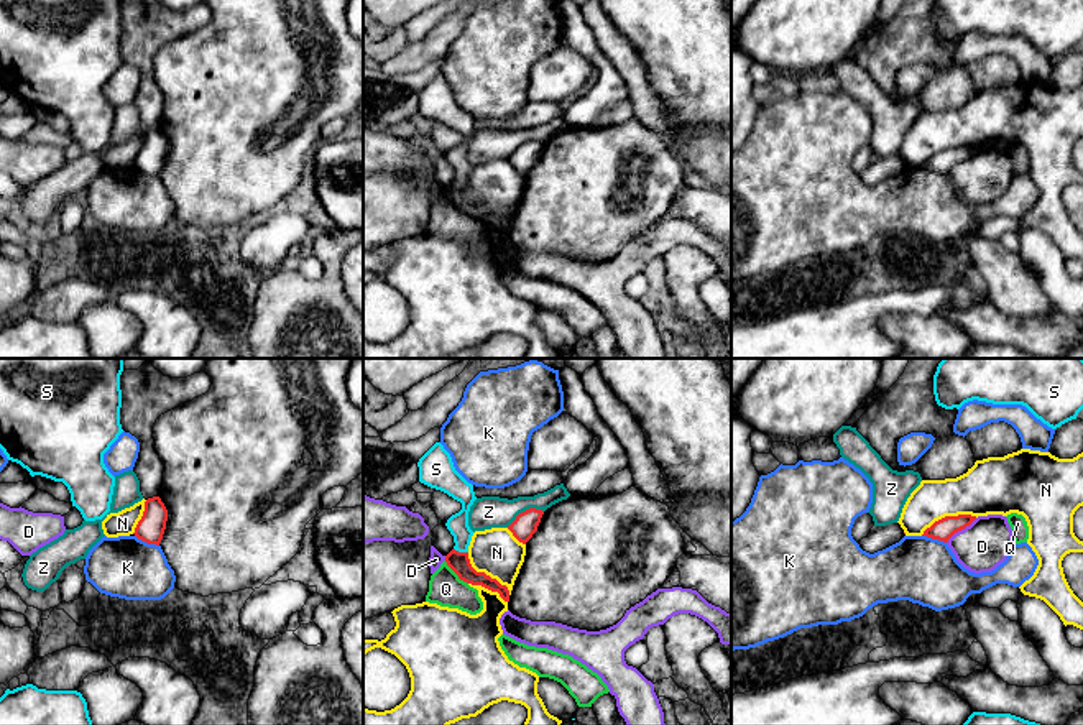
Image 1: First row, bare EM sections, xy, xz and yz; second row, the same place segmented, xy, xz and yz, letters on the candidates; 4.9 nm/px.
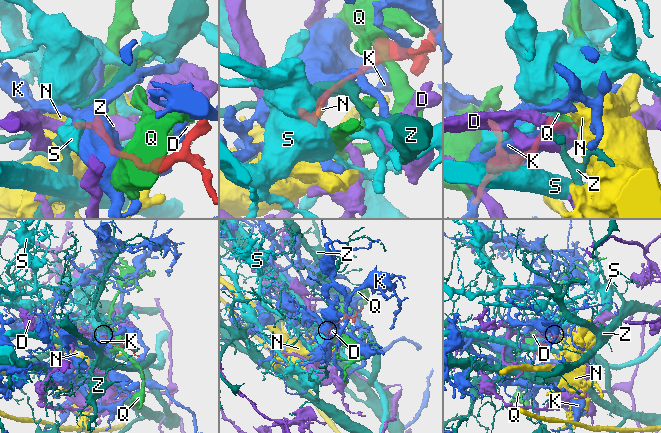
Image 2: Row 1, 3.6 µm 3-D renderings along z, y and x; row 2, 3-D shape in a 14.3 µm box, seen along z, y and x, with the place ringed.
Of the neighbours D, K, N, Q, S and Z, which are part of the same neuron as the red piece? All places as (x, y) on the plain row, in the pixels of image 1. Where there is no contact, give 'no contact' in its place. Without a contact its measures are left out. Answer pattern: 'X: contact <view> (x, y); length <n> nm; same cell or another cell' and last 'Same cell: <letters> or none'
D: contact yz (960, 161); length 200 nm; another cell
K: contact xy (147, 173); length 130 nm; another cell
N: contact xz (485, 206); length 300 nm; another cell
Q: contact xz (456, 204); length 170 nm; another cell
S: contact xz (460, 184); length 80 nm; another cell
Z: contact xz (526, 142); length 200 nm; another cell
Same cell: none

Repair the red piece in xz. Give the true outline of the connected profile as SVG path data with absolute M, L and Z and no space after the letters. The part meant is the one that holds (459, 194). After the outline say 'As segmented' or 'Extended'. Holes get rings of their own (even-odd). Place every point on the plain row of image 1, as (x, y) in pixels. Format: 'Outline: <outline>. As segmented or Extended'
Outline: M452 181L445 187L445 194L459 207L460 212L472 217L482 217L491 224L498 224L505 233L509 233L508 219L501 217L496 210L491 210L485 204L477 204L470 196L468 184L459 184Z. As segmented

